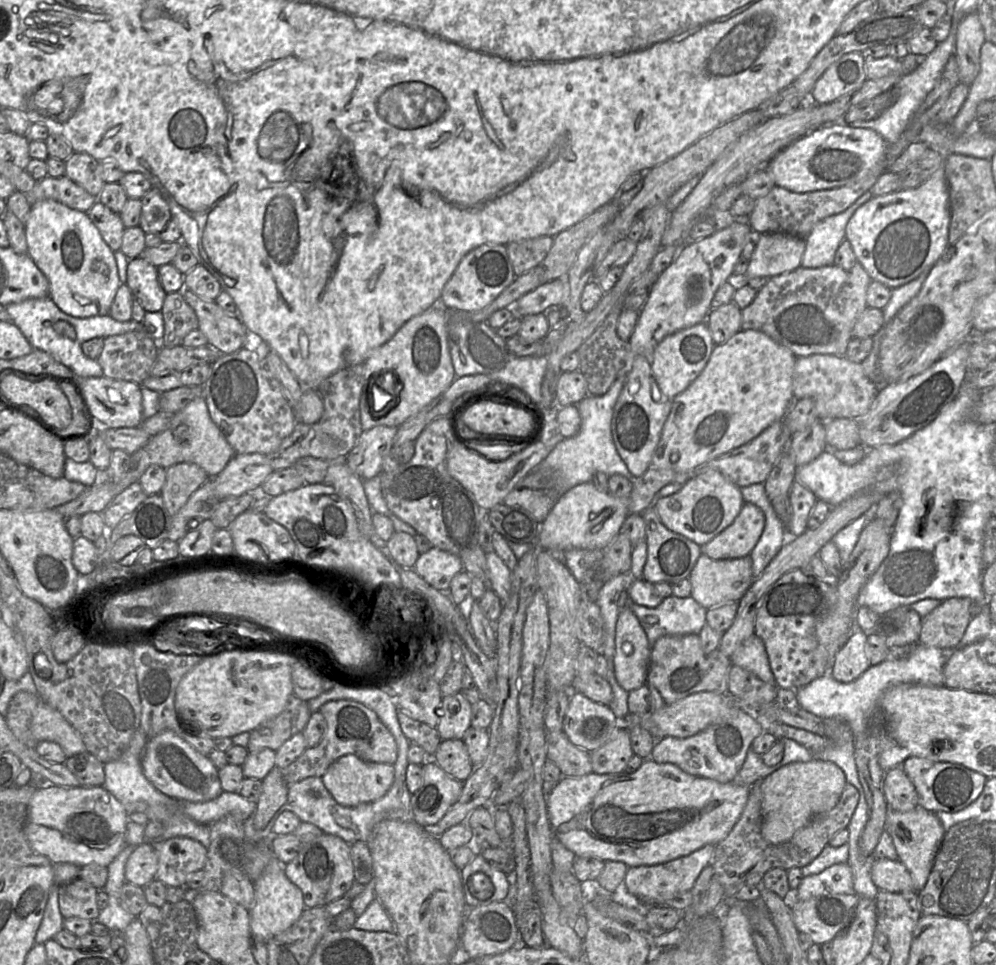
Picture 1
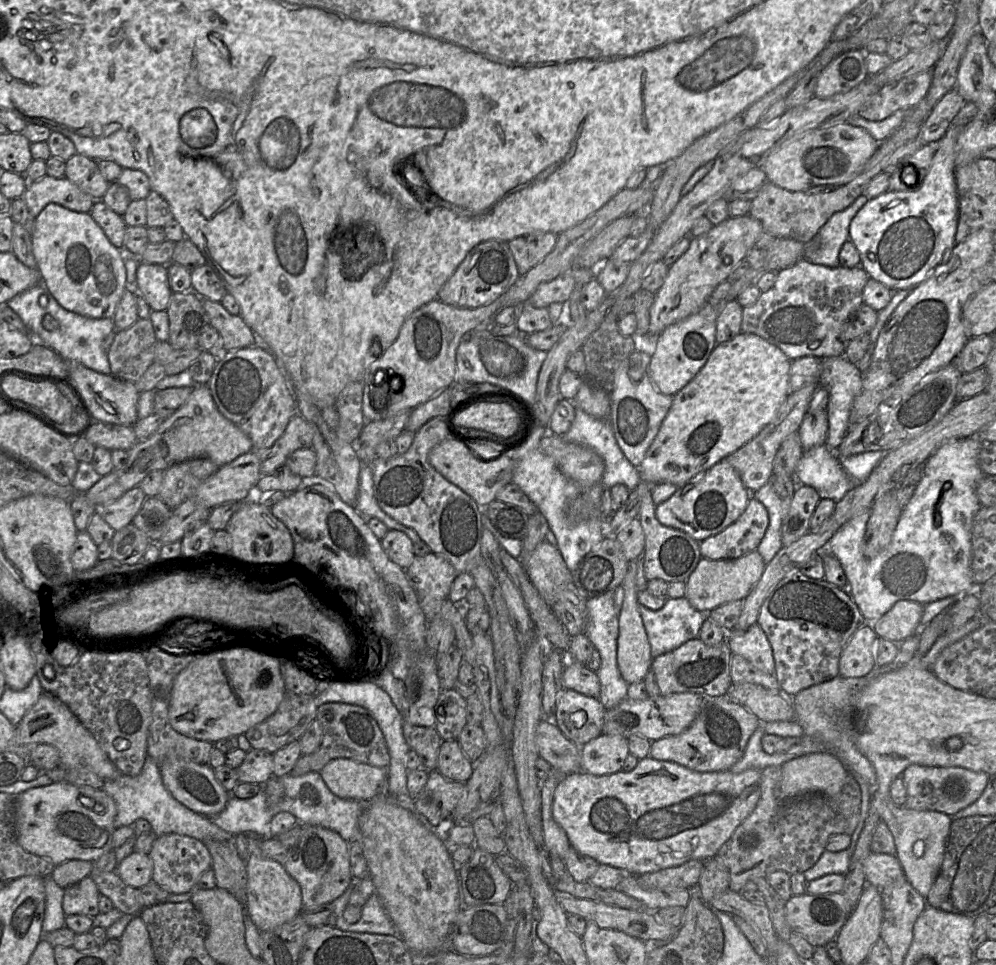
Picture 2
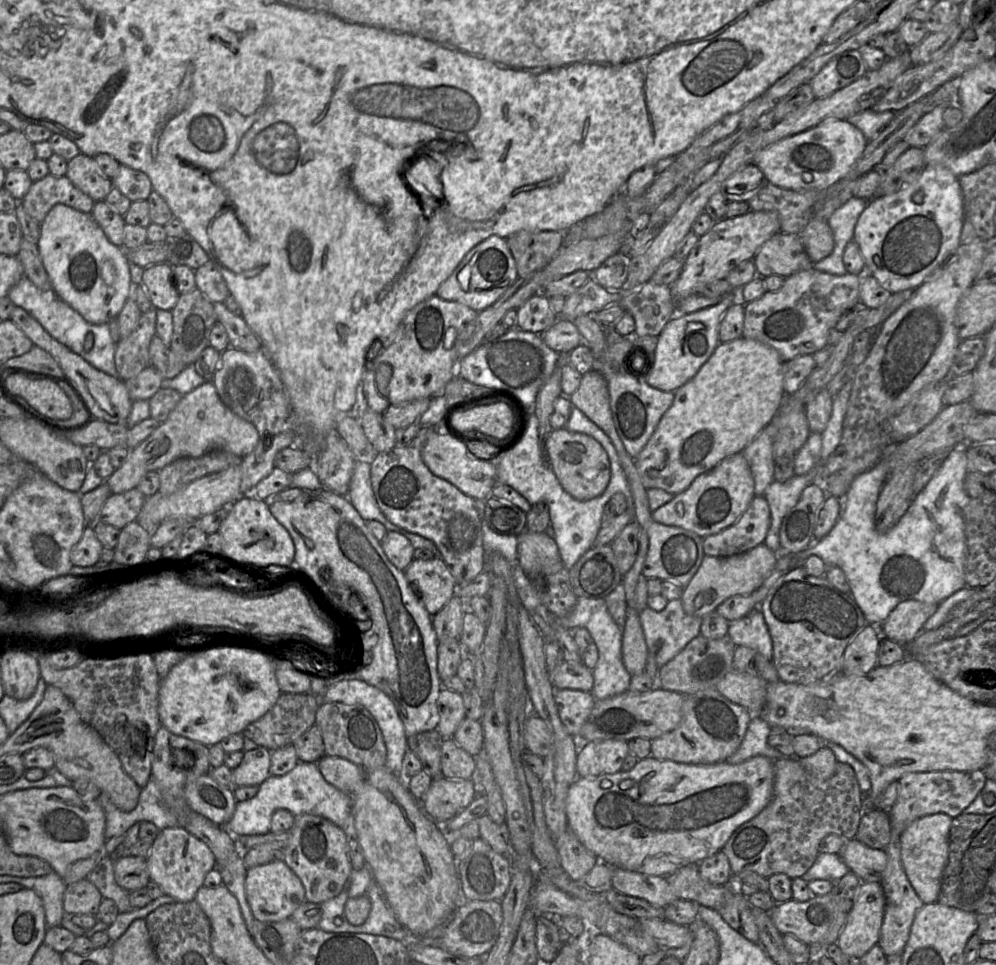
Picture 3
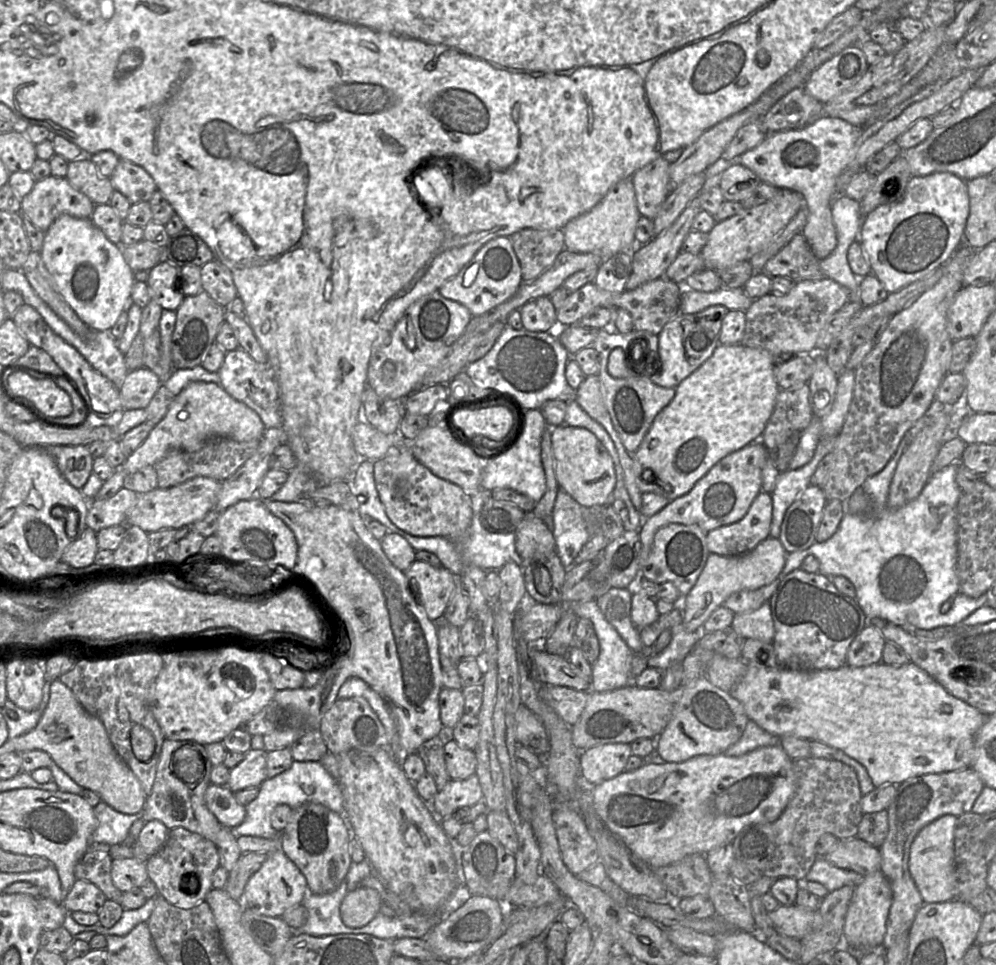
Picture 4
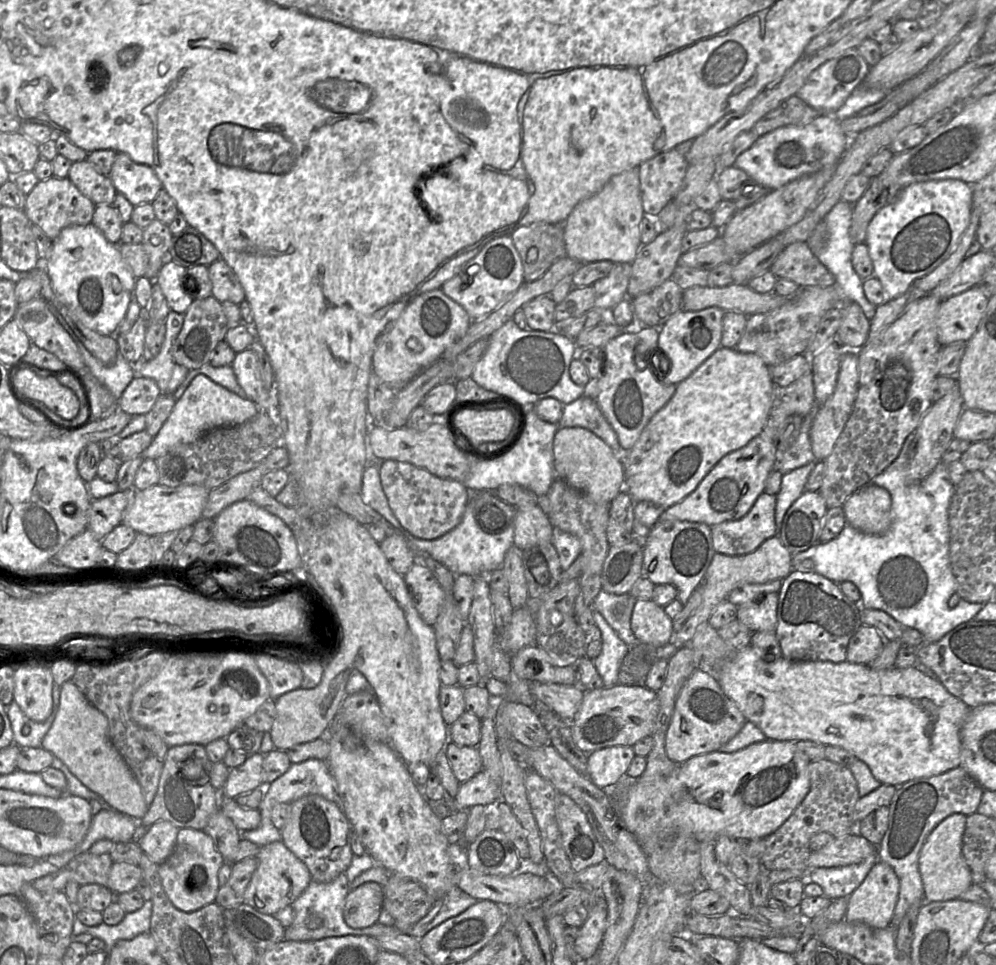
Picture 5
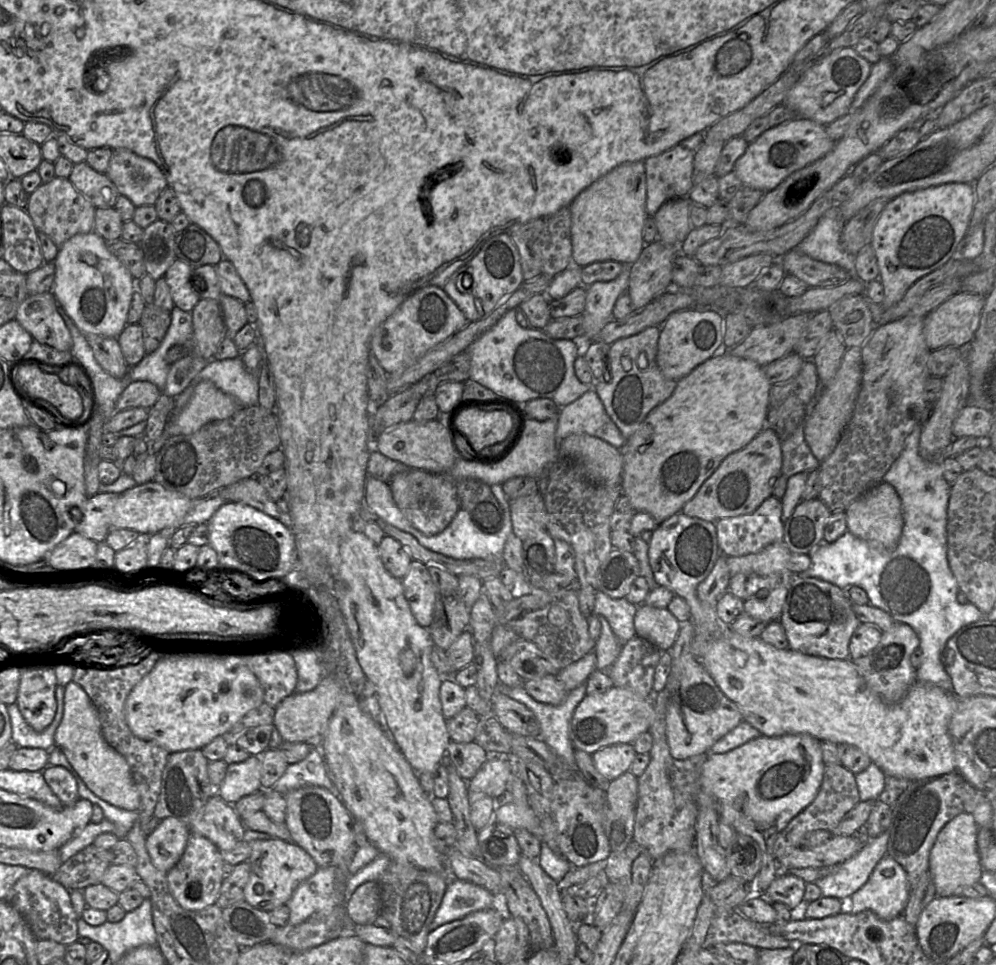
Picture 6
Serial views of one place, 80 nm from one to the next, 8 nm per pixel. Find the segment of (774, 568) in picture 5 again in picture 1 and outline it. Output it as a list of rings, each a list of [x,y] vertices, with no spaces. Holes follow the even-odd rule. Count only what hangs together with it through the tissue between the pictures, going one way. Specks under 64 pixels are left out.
[[[703,553],[688,578],[692,585],[691,597],[706,609],[723,603],[738,602],[755,580],[749,555],[736,559],[714,560]]]

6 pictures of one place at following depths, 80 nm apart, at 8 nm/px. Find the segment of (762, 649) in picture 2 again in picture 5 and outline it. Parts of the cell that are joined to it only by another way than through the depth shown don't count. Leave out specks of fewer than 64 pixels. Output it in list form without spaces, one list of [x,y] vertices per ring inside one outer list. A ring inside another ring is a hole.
[[[771,592],[759,602],[748,602],[738,606],[737,620],[753,632],[775,631],[779,594]]]

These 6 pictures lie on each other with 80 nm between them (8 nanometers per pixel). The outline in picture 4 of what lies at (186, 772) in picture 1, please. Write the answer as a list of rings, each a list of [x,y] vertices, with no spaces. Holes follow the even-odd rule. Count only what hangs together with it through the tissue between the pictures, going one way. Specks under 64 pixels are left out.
[[[210,784],[205,792],[205,803],[223,827],[233,829],[246,816],[245,806],[239,804],[227,786]]]

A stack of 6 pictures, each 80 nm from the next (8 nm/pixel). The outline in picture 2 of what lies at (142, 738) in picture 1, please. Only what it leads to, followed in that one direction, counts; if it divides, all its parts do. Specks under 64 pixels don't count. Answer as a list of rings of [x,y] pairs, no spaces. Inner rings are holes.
[[[148,755],[139,775],[128,776],[121,774],[115,779],[105,780],[102,789],[116,803],[117,815],[114,820],[116,829],[123,826],[133,827],[136,820],[145,819],[151,824],[152,831],[157,837],[176,833],[194,837],[201,842],[220,841],[235,844],[235,835],[218,827],[211,818],[187,808],[169,793],[162,782],[159,765]]]

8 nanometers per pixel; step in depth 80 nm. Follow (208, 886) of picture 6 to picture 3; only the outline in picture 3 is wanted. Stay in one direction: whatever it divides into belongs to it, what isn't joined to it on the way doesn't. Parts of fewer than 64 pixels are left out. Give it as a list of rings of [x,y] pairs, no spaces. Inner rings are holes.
[[[183,827],[160,830],[146,859],[150,880],[157,883],[165,895],[175,898],[176,902],[194,900],[206,874],[216,867],[215,856],[209,847]]]

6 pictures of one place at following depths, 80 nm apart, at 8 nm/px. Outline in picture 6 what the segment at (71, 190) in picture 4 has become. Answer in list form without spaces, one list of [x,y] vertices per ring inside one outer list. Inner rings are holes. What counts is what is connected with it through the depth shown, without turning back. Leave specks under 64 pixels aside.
[[[55,176],[51,181],[40,184],[29,195],[26,211],[37,231],[45,233],[60,248],[72,236],[93,231],[95,209],[68,178]]]

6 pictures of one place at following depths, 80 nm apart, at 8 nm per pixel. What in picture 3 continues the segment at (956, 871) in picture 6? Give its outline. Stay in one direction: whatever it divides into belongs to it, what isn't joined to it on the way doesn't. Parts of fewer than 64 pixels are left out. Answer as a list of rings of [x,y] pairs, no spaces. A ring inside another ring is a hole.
[[[944,813],[922,816],[901,834],[901,862],[905,874],[924,904],[938,900],[944,869],[949,856],[949,835],[953,818]]]

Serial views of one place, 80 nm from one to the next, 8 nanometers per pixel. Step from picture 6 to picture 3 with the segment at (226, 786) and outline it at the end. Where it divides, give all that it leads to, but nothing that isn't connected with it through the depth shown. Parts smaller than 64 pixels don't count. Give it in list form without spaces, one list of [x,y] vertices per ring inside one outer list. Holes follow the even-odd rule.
[[[264,747],[244,752],[241,763],[233,769],[233,785],[260,786],[271,775],[271,752]]]

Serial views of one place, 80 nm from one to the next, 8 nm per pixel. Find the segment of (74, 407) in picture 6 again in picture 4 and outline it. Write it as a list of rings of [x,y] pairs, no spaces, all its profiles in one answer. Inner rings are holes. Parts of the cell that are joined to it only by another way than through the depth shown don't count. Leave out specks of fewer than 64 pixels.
[[[16,372],[7,379],[10,390],[31,400],[43,414],[65,418],[73,411],[69,394],[51,380],[34,379],[29,374]]]

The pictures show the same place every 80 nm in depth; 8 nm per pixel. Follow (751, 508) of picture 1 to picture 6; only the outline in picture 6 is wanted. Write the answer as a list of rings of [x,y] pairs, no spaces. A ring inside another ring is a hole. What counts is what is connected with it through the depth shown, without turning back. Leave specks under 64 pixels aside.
[[[771,495],[749,514],[723,518],[716,521],[715,524],[720,555],[739,557],[755,554],[773,543],[782,542],[785,523],[781,516],[781,499]]]

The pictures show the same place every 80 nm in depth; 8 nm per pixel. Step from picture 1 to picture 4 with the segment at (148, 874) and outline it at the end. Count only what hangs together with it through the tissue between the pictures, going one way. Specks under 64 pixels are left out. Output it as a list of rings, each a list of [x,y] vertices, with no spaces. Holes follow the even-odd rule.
[[[135,858],[113,859],[111,877],[115,887],[123,893],[140,889],[150,880],[146,862]]]

